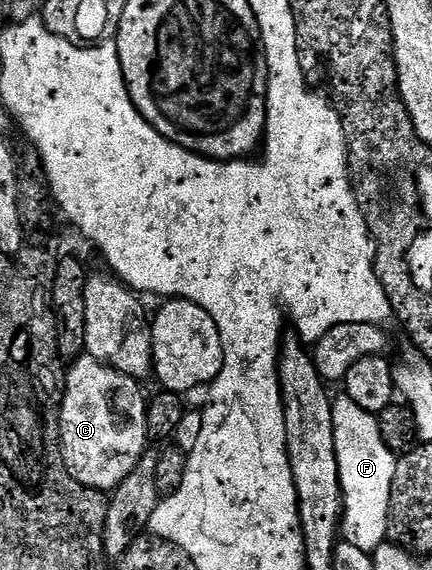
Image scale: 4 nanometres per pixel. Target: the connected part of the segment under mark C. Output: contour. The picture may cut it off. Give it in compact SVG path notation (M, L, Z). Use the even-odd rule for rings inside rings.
M87 353L71 360L66 378L63 380L62 398L60 401L60 450L64 452L64 464L83 487L93 487L95 491L111 493L116 486L138 465L138 461L149 450L150 440L146 429L148 405L146 395L140 392L141 384L121 371L115 371L107 363L98 362Z

